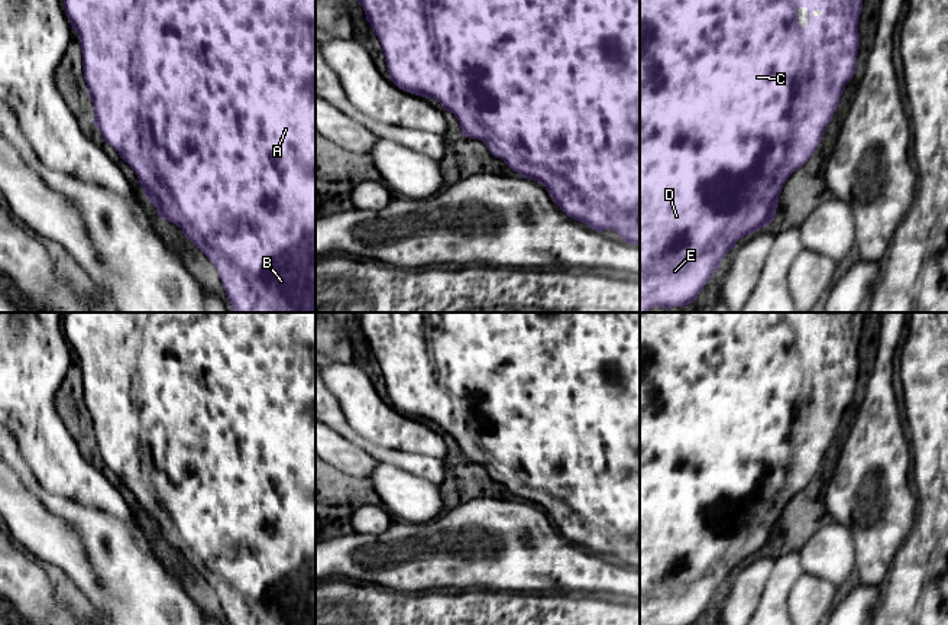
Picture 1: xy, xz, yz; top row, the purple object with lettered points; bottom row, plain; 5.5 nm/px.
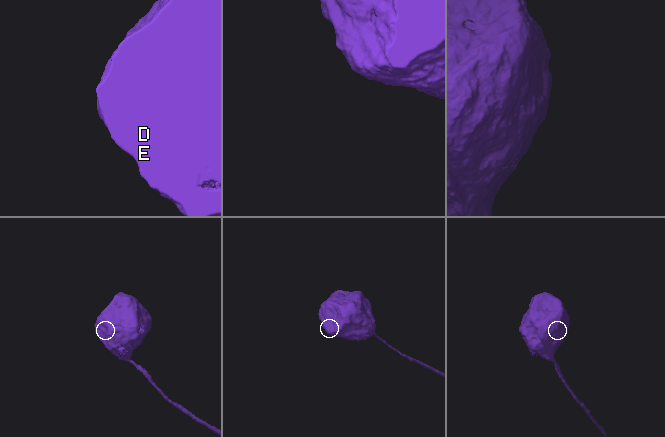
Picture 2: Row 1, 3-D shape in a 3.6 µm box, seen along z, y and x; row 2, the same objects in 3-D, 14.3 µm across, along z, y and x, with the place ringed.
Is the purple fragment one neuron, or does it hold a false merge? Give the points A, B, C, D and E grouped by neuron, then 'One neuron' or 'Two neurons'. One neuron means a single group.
Groups: A B C D / E. Two neurons

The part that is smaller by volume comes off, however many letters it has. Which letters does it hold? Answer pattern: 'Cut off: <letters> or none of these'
Cut off: E

